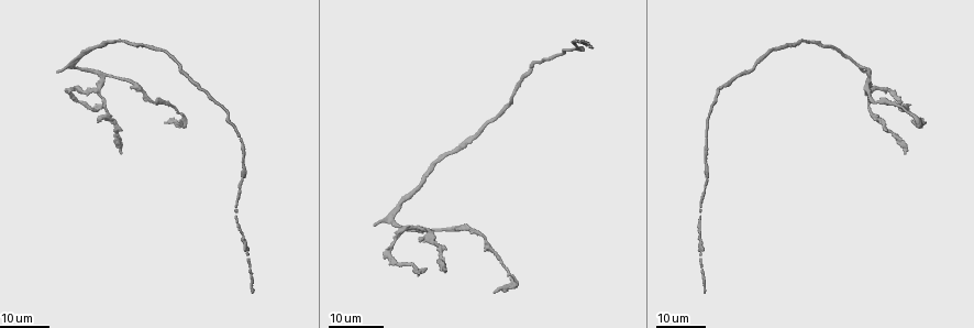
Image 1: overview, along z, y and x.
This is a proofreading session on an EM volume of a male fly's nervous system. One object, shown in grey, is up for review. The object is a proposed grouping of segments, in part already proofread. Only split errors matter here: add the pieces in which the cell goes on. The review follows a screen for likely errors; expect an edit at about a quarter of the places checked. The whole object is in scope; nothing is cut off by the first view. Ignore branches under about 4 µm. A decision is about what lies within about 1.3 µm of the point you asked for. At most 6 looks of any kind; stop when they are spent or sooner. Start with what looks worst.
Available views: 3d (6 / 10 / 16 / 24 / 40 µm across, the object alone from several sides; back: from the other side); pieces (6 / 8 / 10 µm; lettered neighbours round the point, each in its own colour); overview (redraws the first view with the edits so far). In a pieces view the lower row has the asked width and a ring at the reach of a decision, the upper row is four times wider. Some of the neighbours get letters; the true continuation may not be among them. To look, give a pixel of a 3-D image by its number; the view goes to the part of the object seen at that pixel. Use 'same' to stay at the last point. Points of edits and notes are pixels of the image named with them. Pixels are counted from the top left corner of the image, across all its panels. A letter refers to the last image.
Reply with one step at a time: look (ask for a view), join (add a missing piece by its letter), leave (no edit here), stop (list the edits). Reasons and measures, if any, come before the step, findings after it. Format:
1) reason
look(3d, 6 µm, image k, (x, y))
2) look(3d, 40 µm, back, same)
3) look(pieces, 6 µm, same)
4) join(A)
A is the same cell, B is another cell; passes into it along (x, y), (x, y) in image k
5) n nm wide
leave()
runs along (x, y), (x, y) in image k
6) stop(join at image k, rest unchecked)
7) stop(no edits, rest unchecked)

free end
look(3d, 24 µm, image 1, (59, 71))

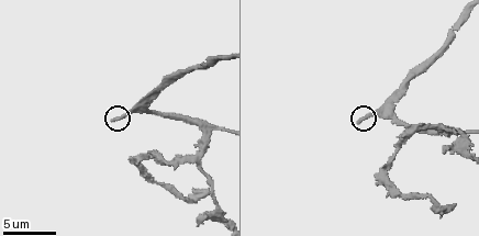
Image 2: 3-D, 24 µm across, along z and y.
look(pieces, 10 µm, image 2, (110, 119))

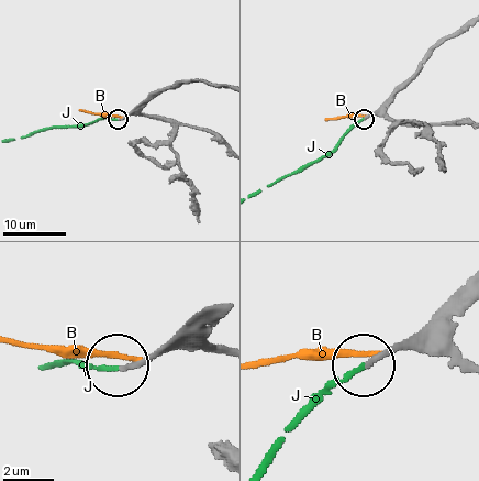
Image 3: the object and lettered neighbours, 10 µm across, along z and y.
join(J)
J is the same cell, B is another cell; passes into it along (189, 324), (121, 365), (58, 365) in image 3; the cell continues

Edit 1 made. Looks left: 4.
look(overview)

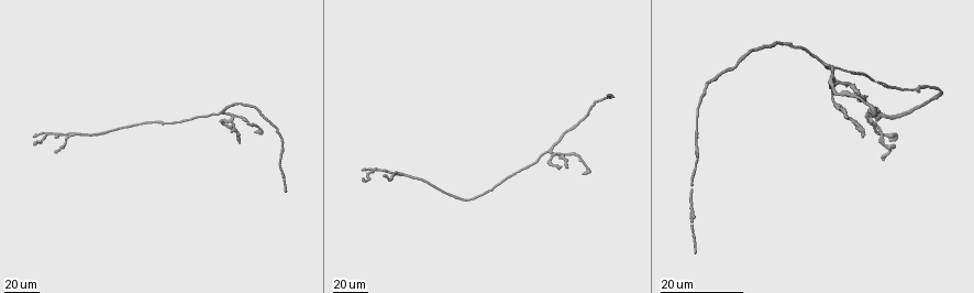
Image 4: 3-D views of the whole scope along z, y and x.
free end
look(3d, 40 µm, image 4, (232, 131))

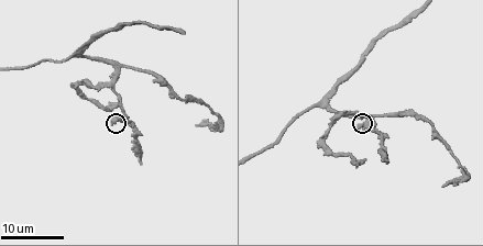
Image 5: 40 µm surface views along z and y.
look(pieces, 10 µm, image 5, (113, 122))

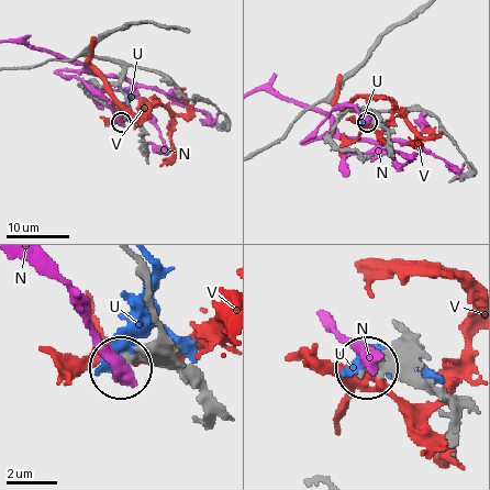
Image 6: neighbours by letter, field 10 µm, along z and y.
leave()
N, U and V are other cells; none of them fits

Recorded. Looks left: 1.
stop(join at image 3, rest unchecked)

